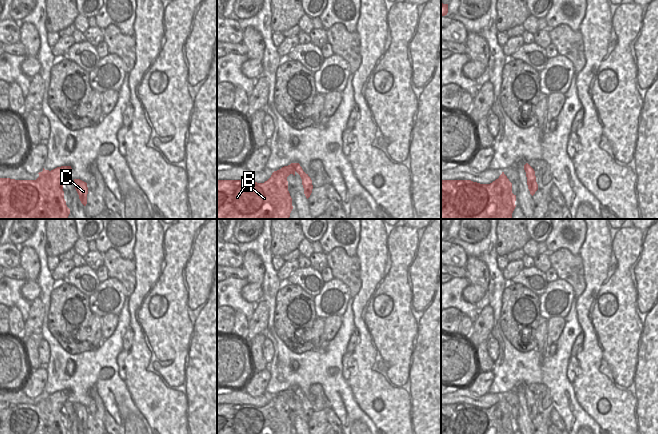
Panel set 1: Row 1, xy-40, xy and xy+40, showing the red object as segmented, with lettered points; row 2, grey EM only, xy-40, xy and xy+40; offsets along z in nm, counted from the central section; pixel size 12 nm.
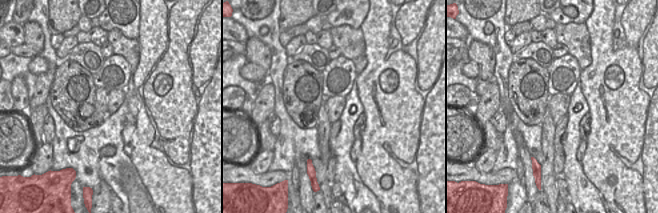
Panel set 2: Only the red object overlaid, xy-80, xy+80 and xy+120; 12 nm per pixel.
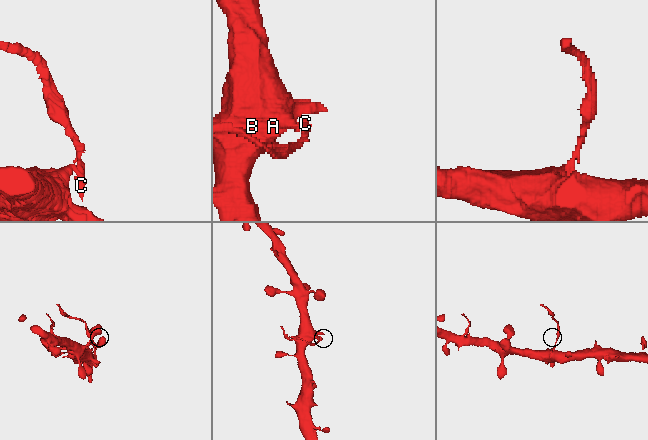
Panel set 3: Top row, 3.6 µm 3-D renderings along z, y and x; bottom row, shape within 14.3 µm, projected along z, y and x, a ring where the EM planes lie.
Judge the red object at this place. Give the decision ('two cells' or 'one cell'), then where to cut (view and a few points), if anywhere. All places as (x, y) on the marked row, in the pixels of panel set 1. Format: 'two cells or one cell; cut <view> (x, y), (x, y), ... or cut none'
two cells; cut xy (289, 165), (295, 170)

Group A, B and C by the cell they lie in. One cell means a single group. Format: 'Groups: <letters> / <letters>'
Groups: A B / C.

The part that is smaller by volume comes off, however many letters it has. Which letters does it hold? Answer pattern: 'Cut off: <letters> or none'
Cut off: C

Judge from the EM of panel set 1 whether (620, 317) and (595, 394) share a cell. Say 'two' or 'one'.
one

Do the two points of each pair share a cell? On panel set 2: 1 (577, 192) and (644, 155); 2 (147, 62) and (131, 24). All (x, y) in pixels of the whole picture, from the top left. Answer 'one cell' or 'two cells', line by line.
1: two cells
2: two cells

